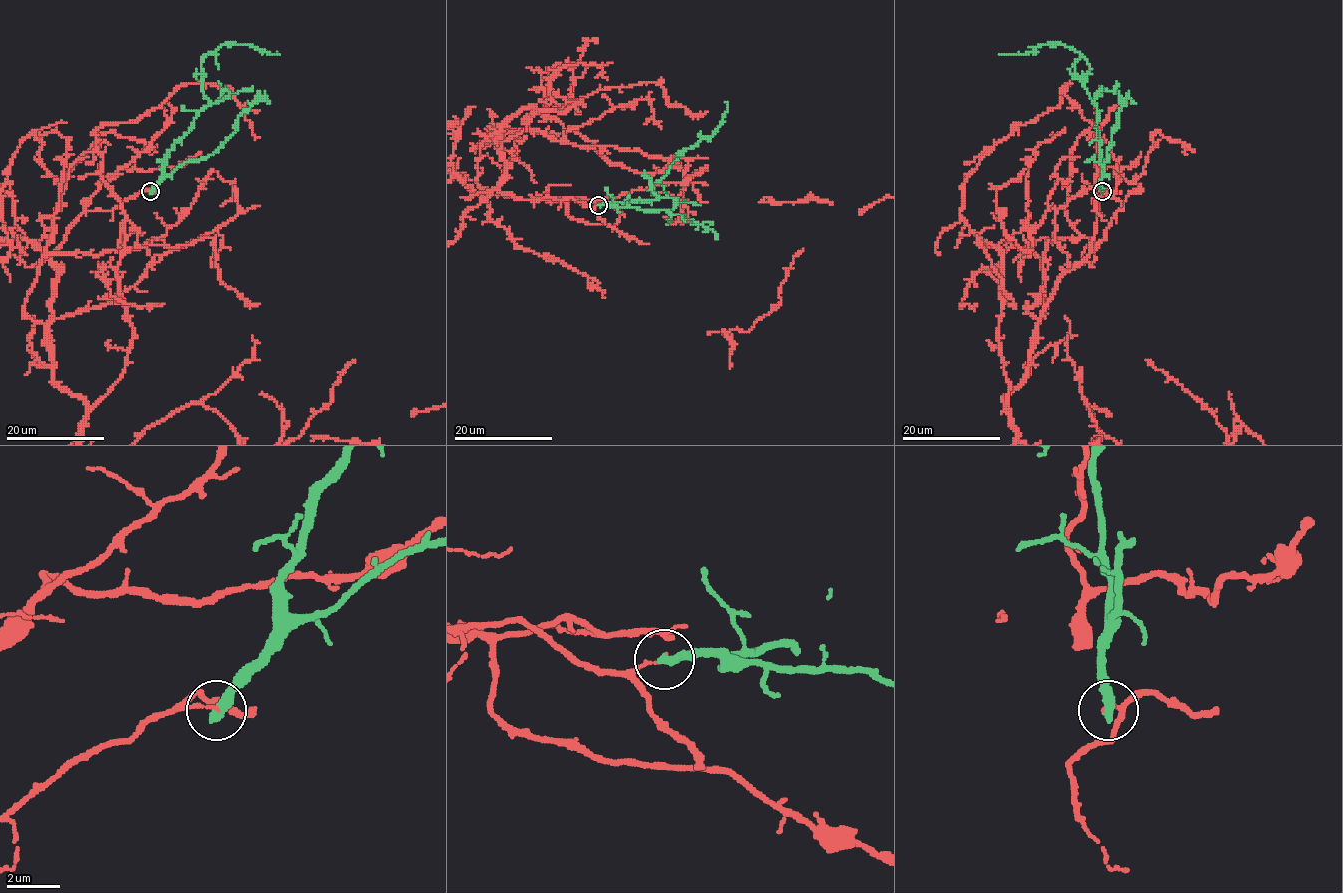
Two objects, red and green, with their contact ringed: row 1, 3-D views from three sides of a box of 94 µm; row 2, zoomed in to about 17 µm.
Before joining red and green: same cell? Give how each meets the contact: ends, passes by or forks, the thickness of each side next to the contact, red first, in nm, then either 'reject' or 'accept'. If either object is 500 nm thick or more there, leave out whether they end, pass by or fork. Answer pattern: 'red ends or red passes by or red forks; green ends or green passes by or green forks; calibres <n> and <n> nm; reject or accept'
red ends; green ends; calibres 120 and 400 nm; reject

